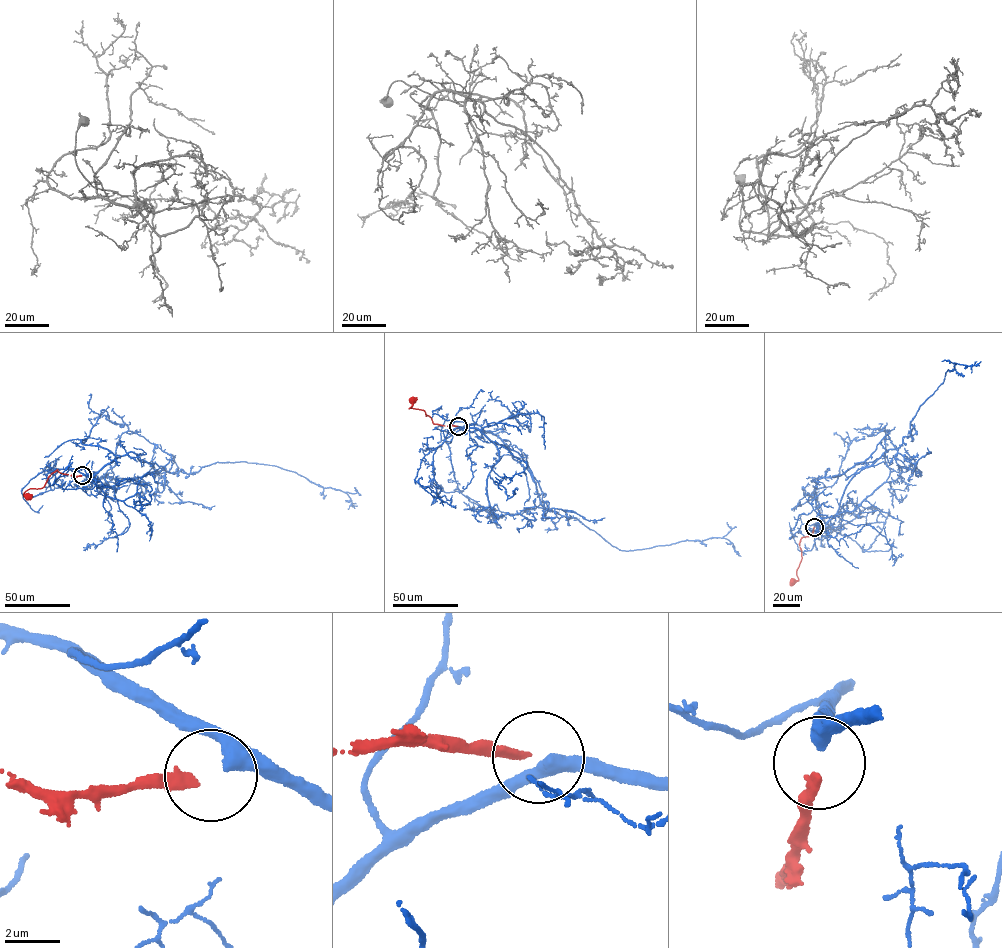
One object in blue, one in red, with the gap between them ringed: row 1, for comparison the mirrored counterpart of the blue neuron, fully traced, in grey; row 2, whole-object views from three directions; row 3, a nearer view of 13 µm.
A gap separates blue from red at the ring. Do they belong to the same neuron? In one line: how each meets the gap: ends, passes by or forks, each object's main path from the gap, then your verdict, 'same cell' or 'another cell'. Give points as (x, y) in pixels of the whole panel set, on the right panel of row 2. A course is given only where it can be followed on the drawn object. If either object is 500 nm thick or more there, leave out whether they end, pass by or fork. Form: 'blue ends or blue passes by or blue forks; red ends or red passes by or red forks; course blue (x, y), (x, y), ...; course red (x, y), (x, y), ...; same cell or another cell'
course blue (814, 526), (836, 513), (855, 474), (909, 436), (919, 407), (942, 384), (948, 369), (980, 361); course red (814, 527), (808, 537), (801, 538), (802, 558), (796, 573), (798, 580), (793, 581); same cell

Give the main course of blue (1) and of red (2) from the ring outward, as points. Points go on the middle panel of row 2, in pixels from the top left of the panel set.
1: (458, 426), (479, 429), (518, 452), (540, 503), (576, 518), (618, 548), (723, 538), (741, 556)
2: (458, 426), (433, 423), (424, 411), (409, 408), (413, 401)

